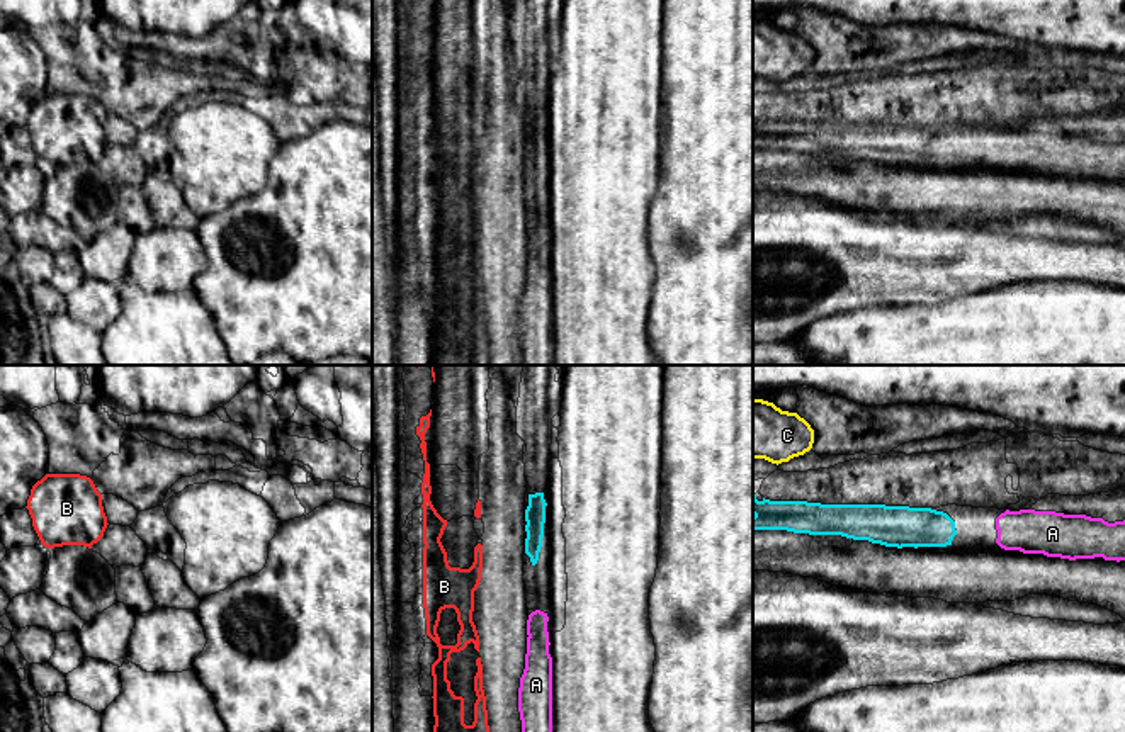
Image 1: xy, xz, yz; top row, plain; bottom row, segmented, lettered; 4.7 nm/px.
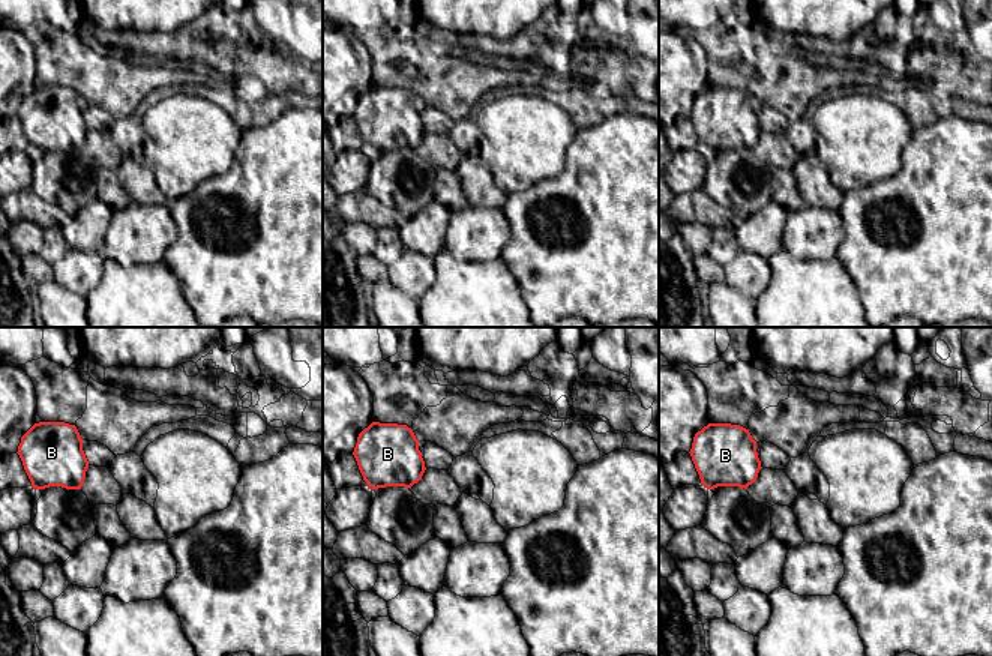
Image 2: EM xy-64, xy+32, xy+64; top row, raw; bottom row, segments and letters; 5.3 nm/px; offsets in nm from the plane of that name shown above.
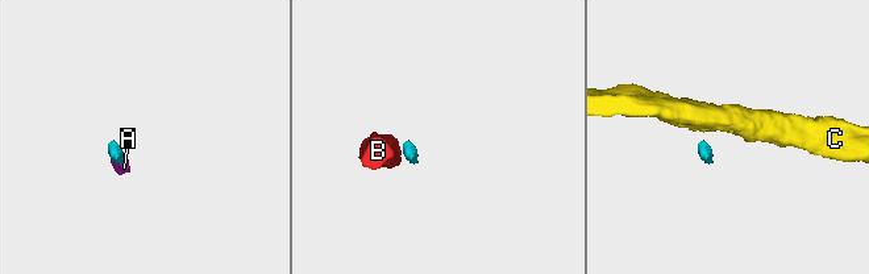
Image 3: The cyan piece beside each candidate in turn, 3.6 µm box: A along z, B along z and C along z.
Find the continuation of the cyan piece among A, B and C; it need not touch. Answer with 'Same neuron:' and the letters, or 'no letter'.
Same neuron: A

